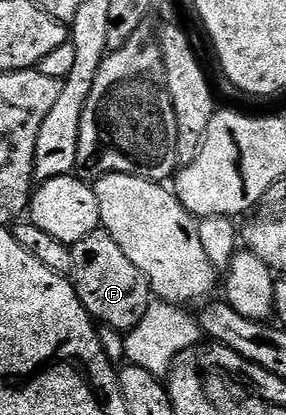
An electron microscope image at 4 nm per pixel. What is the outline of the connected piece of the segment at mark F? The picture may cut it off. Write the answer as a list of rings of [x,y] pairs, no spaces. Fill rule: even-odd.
[[[105,230],[88,234],[88,238],[80,238],[80,242],[70,245],[70,253],[72,270],[68,279],[86,307],[86,313],[99,325],[115,328],[123,334],[129,333],[144,318],[152,301],[148,278],[136,270],[136,265]]]

